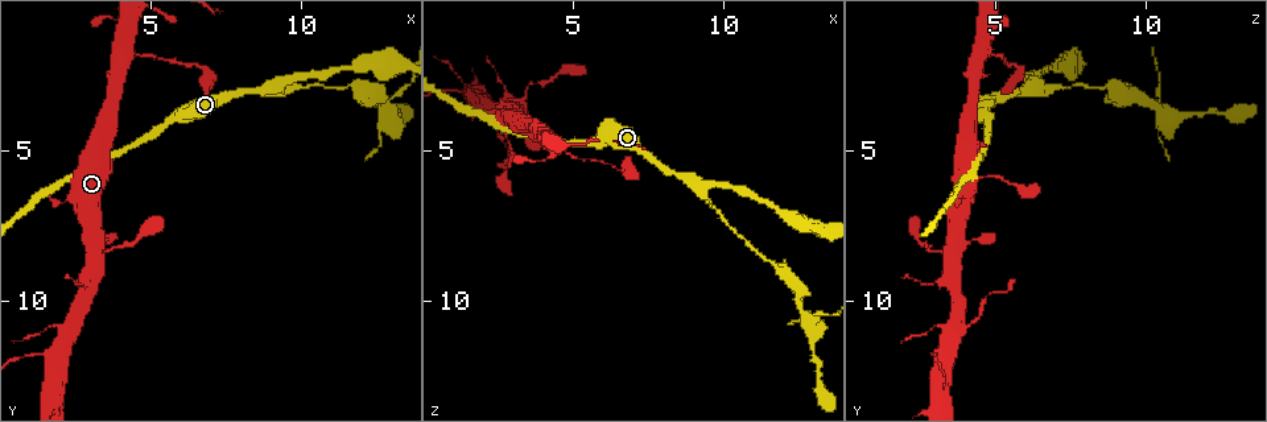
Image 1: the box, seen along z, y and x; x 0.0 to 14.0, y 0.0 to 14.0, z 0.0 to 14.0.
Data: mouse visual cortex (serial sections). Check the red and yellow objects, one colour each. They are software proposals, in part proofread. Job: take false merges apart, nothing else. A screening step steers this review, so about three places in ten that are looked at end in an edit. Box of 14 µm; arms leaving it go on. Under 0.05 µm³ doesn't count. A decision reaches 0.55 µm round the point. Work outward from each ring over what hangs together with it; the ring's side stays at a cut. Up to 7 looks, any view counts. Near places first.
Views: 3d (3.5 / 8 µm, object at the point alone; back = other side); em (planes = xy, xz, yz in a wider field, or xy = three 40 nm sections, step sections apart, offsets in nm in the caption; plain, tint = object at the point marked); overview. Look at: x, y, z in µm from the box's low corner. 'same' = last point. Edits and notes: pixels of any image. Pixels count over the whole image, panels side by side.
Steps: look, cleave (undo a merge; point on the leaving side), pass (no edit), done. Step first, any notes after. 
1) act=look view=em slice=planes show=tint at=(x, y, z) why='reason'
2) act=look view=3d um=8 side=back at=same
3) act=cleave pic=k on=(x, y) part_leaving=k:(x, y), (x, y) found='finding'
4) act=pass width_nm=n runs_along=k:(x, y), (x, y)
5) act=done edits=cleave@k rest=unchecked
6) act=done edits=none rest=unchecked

act=look view=3d um=3.5 at=(3.4, 4.9, 4.3) why='abrupt turn'

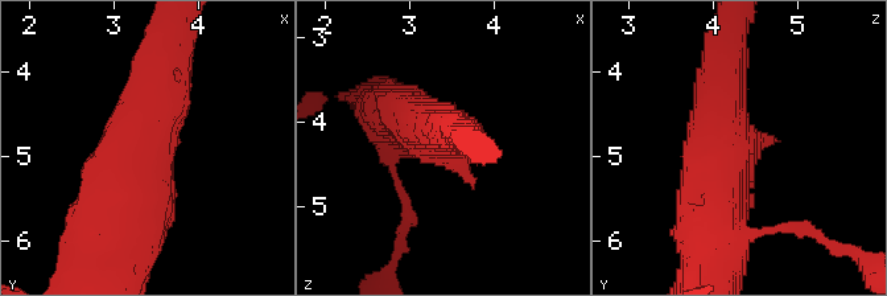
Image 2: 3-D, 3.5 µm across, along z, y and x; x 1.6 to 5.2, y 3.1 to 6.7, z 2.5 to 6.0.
act=look view=em slice=xy step=2 show=tint at=(3.45, 4.90, 4.30)

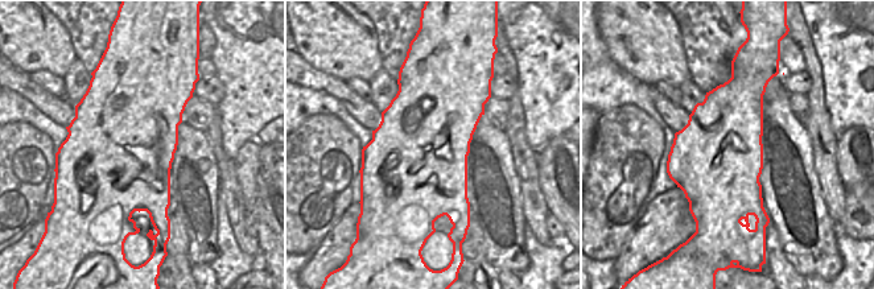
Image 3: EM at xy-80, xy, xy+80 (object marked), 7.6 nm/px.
act=look view=em slice=xy step=3 show=tint at=same

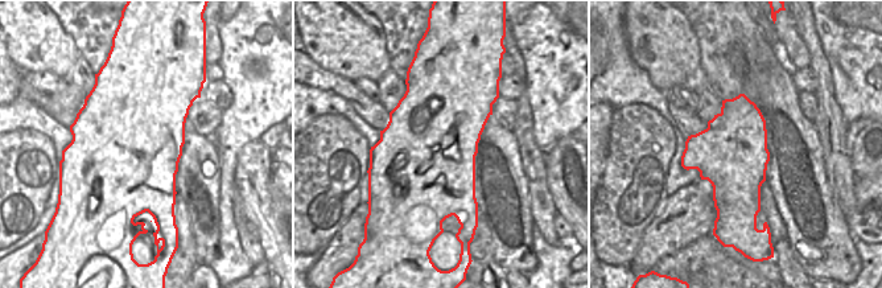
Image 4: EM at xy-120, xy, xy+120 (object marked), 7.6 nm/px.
act=pass runs_along=2:(106, 206), (130, 149), (178, 142) found='all the same cell'

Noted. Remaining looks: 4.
act=look view=3d um=3.5 at=(4.5, 1.9, 4.9) why='thick turns thin'

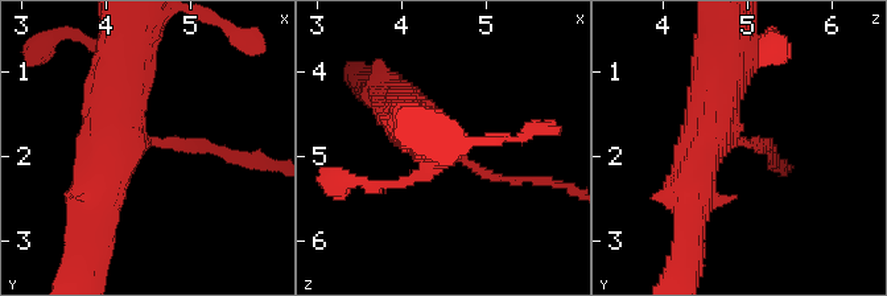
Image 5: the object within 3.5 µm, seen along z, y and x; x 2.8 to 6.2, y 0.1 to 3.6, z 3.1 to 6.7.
act=look view=em slice=xy step=5 show=tint at=(4.55, 1.80, 4.95) arm_widths_nm=100,500 why='need the tissue'

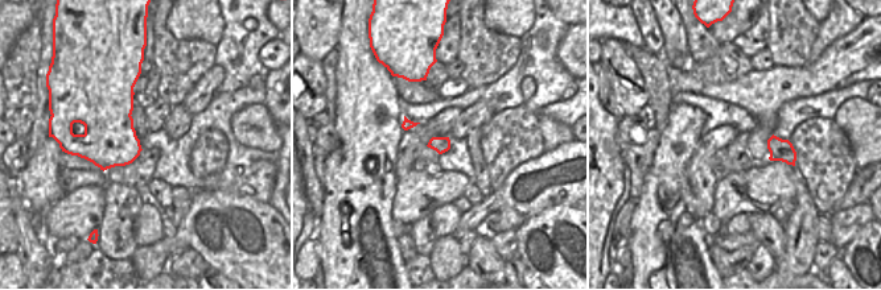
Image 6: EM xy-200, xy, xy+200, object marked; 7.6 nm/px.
act=look view=em slice=xy step=1 show=tint at=same

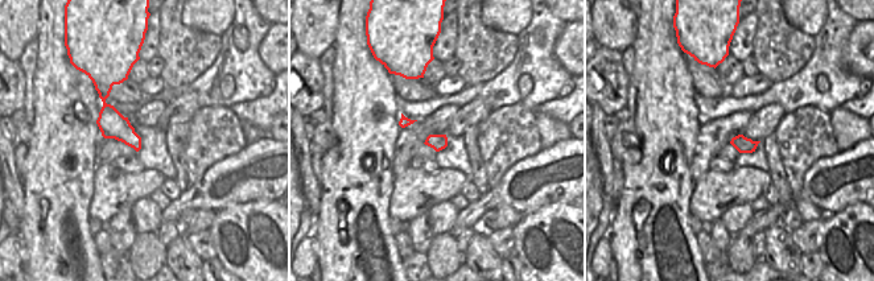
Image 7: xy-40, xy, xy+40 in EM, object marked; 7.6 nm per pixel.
act=pass width_nm=120 runs_along=7:(122, 74), (104, 103), (137, 145) found='one cell here'

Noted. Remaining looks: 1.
act=done edits=none rest=unchecked

